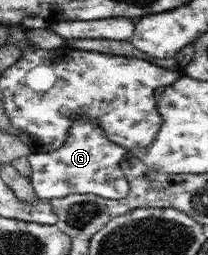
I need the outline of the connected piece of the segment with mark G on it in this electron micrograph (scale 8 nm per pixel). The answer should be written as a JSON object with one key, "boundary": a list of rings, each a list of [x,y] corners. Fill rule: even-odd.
{"boundary":[[[80,114],[72,122],[67,138],[59,150],[48,153],[31,152],[28,155],[32,173],[32,175],[29,176],[29,180],[33,185],[33,190],[36,192],[37,197],[42,200],[62,198],[72,193],[92,193],[106,199],[122,199],[128,195],[129,183],[120,169],[120,161],[127,155],[126,148],[108,139],[108,136],[106,136],[104,130],[102,130],[102,126],[100,126],[96,120],[90,121],[90,116]]]}

